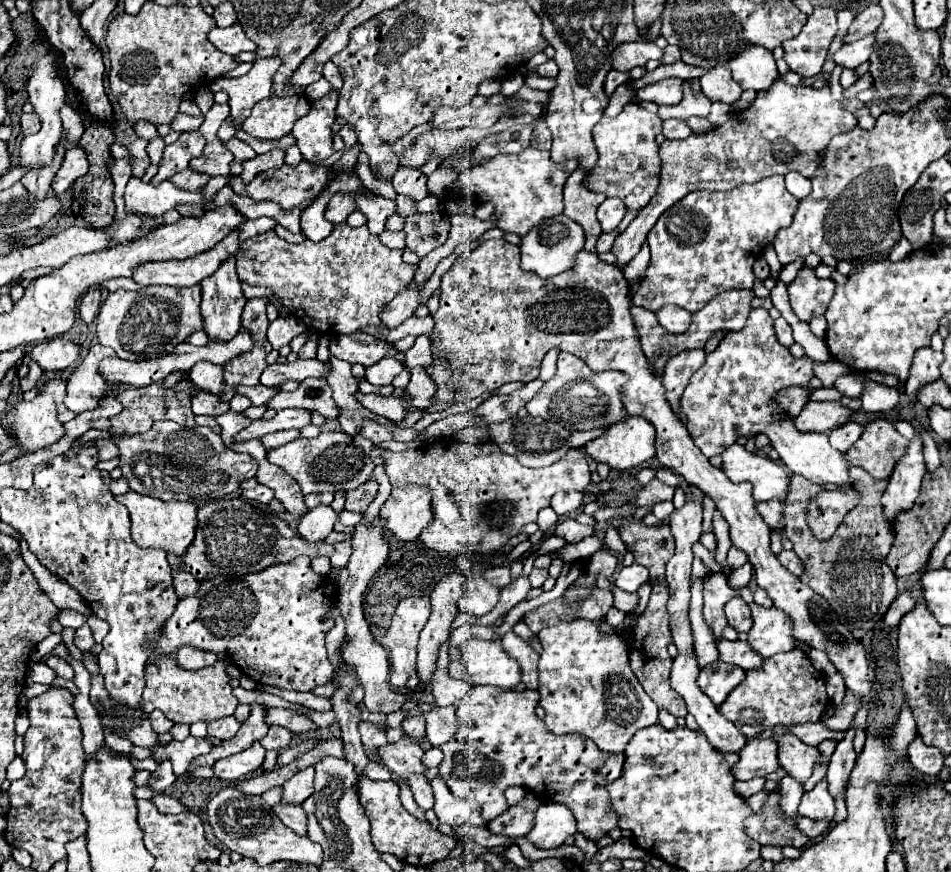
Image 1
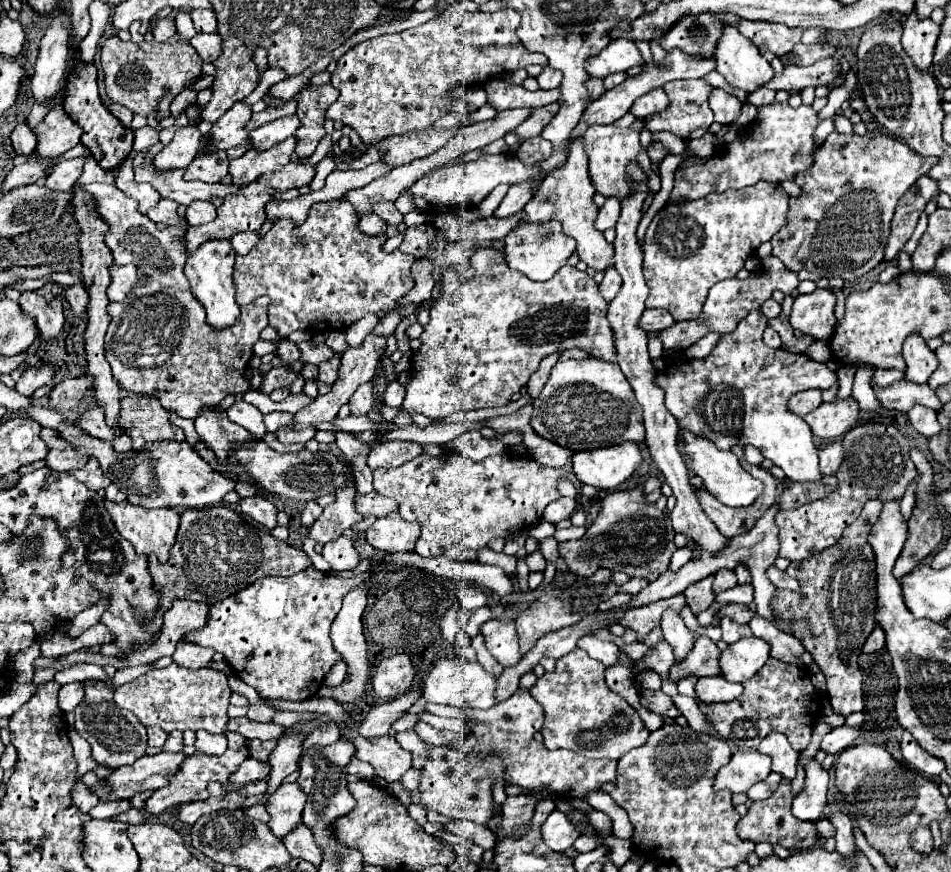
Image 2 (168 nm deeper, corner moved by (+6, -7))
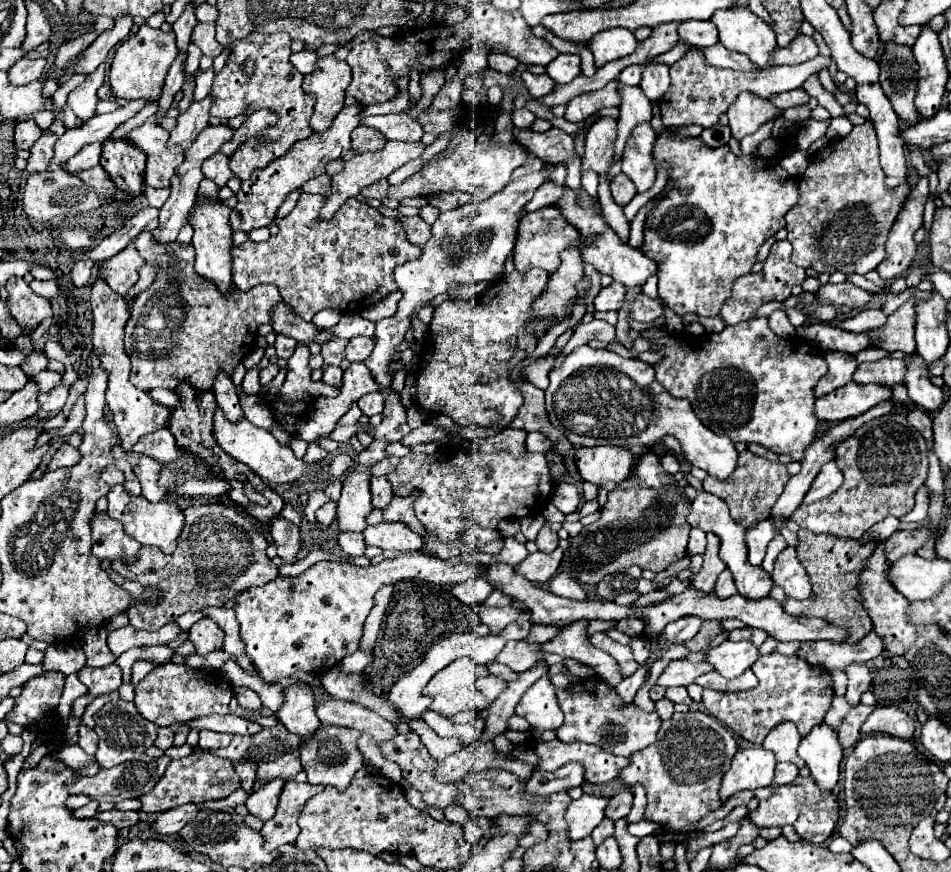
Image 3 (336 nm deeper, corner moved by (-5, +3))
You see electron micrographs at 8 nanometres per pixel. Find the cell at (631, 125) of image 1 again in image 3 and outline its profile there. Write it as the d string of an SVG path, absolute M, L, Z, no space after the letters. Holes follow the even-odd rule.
M602 117L594 125L590 125L584 139L582 171L594 173L606 171L612 165L614 139L616 139L616 119Z

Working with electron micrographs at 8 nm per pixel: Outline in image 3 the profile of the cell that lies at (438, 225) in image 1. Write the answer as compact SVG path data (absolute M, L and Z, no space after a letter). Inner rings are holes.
M418 215L416 217L398 217L398 221L400 221L402 229L406 231L410 243L424 245L428 241L428 237L430 237L430 225L424 219L420 219Z

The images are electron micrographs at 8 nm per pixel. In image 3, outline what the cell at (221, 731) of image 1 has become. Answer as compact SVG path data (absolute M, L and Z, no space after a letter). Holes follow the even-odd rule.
M200 731L200 749L218 749L218 747L226 747L230 743L232 735L228 733L214 733L214 731Z

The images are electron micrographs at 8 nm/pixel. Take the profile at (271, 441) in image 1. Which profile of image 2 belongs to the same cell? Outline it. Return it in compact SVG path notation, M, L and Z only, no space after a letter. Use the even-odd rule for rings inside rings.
M309 427L309 429L301 429L301 431L291 431L291 429L277 429L275 431L277 439L283 443L283 445L291 445L291 443L305 443L309 439L315 437L315 429Z

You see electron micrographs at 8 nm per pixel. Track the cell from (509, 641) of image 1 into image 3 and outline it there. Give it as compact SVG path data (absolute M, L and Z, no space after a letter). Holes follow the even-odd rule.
M476 605L474 613L480 617L480 621L484 625L490 627L490 633L498 635L500 631L504 631L504 627L508 623L516 621L516 617L518 617L520 611L514 609L512 605L508 605L508 607L484 607L484 605Z

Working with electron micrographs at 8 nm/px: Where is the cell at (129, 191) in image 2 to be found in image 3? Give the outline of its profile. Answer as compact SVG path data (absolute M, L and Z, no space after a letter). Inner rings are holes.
M144 185L144 197L148 199L150 207L160 209L164 205L164 201L168 199L168 195L170 195L170 189L154 189L154 187Z

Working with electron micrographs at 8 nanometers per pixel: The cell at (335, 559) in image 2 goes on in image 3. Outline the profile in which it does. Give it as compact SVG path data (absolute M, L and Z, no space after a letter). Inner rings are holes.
M350 531L338 535L338 545L350 557L362 557L364 549L366 549L362 533L350 533Z

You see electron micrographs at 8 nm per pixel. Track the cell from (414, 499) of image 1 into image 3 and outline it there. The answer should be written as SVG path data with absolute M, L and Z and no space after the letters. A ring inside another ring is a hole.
M380 523L364 529L366 545L380 547L384 551L418 551L422 549L424 541L420 535L412 533L406 525L400 523Z

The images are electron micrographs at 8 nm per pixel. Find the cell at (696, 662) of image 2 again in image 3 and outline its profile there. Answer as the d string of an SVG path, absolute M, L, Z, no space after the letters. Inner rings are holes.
M678 659L678 661L672 661L664 673L660 675L658 679L658 685L668 689L668 687L676 687L676 685L690 685L694 683L694 679L702 673L708 673L712 671L712 665L706 663L706 661L698 661L698 663L692 663L692 661L686 661L686 659Z

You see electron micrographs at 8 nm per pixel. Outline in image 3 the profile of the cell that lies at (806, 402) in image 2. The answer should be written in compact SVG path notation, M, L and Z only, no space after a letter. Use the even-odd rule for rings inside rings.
M828 349L828 351L824 351L824 357L828 361L828 373L814 389L816 397L822 397L838 387L844 387L848 381L852 381L852 375L858 367L856 357L848 355L844 351L830 351Z

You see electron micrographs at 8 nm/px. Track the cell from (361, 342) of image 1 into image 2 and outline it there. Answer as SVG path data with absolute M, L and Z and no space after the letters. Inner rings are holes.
M301 341L301 343L297 343L297 347L301 349L301 359L309 361L309 363L315 363L315 365L319 365L323 361L329 361L335 353L325 343L313 343L313 341Z

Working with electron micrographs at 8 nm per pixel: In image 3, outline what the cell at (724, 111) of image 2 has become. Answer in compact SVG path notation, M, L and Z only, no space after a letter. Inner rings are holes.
M742 93L728 109L728 119L730 119L730 129L732 137L736 141L742 141L746 135L754 133L760 125L776 119L782 115L782 109L774 107L770 101L762 101L760 97L752 93Z

